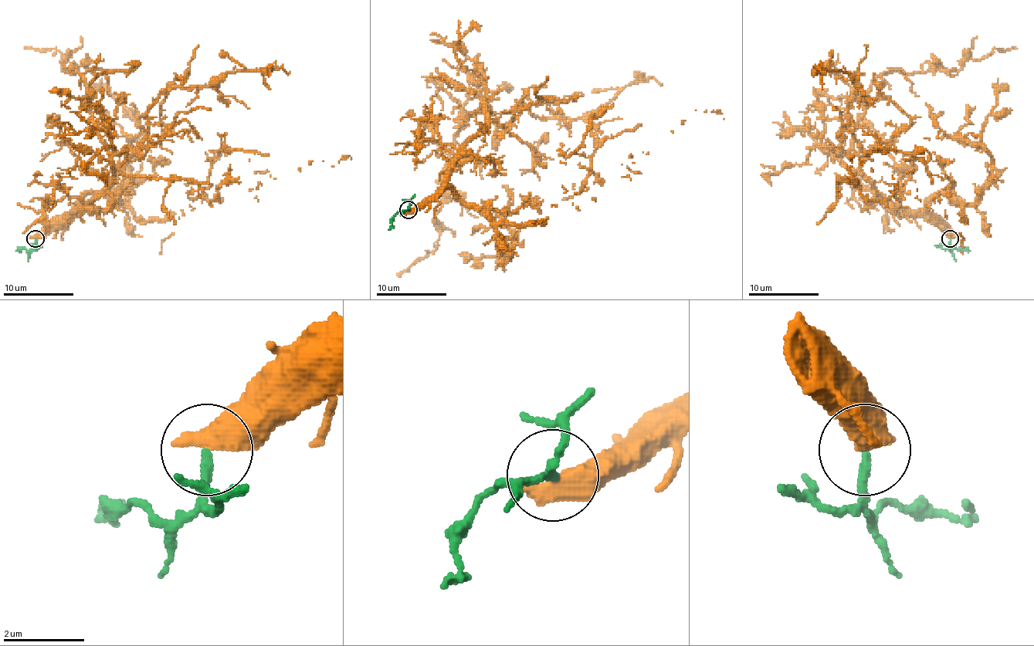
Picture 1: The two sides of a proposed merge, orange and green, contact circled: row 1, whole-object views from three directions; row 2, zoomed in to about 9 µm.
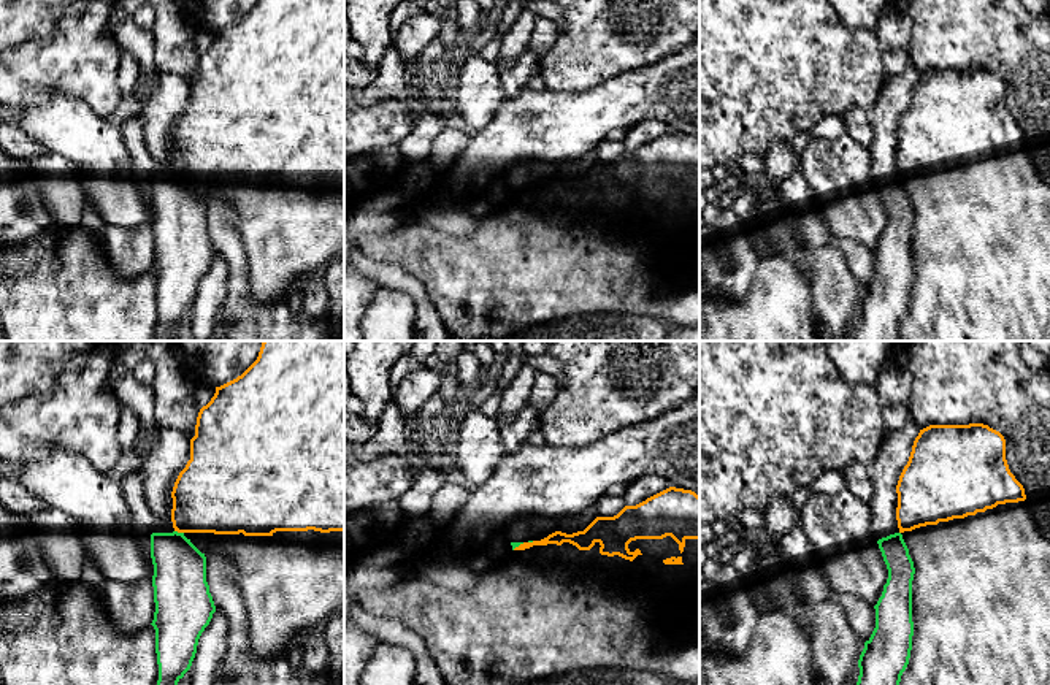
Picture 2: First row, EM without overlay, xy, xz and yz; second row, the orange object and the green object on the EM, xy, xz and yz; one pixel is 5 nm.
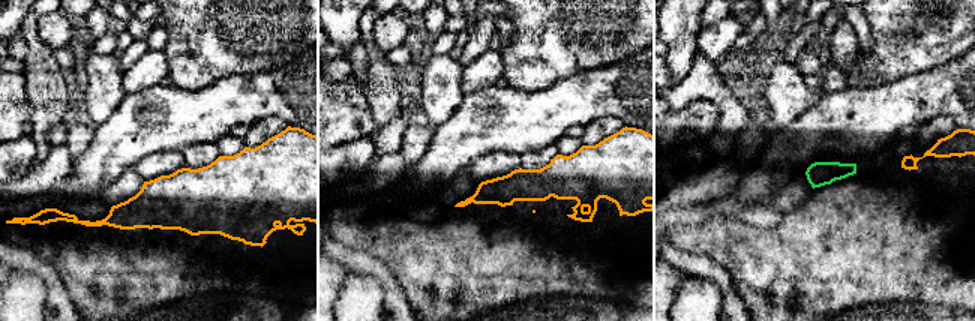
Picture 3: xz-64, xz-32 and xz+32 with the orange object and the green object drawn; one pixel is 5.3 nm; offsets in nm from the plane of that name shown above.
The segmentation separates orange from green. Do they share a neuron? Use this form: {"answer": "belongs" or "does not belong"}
{"answer": "does not belong"}

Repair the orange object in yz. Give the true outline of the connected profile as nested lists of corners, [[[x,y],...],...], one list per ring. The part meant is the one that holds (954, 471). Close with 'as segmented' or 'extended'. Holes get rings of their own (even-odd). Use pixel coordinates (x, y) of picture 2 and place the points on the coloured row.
[[[983,423],[920,430],[896,493],[899,533],[1026,499],[1009,469],[1004,436]]]; as segmented

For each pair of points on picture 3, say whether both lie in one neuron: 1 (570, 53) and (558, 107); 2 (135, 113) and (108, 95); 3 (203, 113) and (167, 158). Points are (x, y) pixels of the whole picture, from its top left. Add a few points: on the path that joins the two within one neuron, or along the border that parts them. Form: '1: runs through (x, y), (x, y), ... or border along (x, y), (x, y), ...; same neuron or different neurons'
1: border along (599, 68), (576, 72), (531, 90); different neurons
2: border along (128, 93), (104, 122), (95, 125); different neurons
3: border along (179, 150), (161, 150), (137, 161); different neurons

